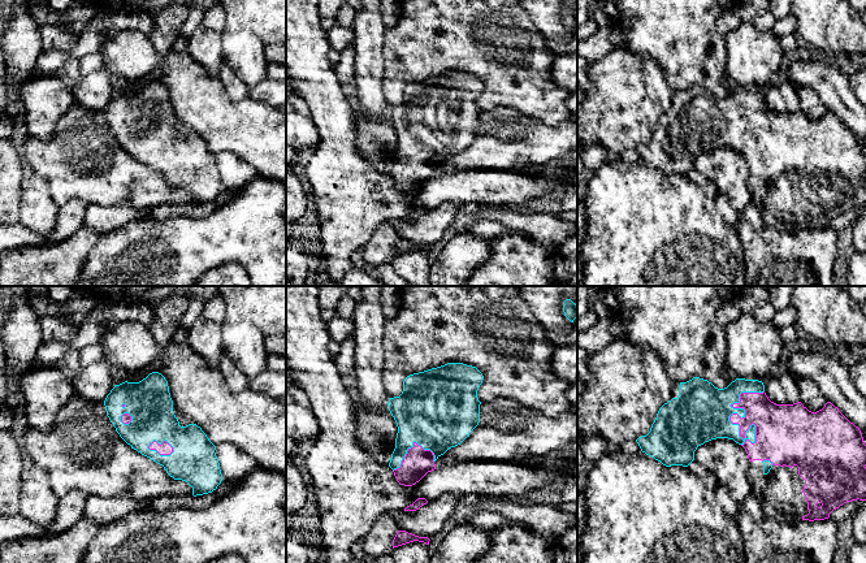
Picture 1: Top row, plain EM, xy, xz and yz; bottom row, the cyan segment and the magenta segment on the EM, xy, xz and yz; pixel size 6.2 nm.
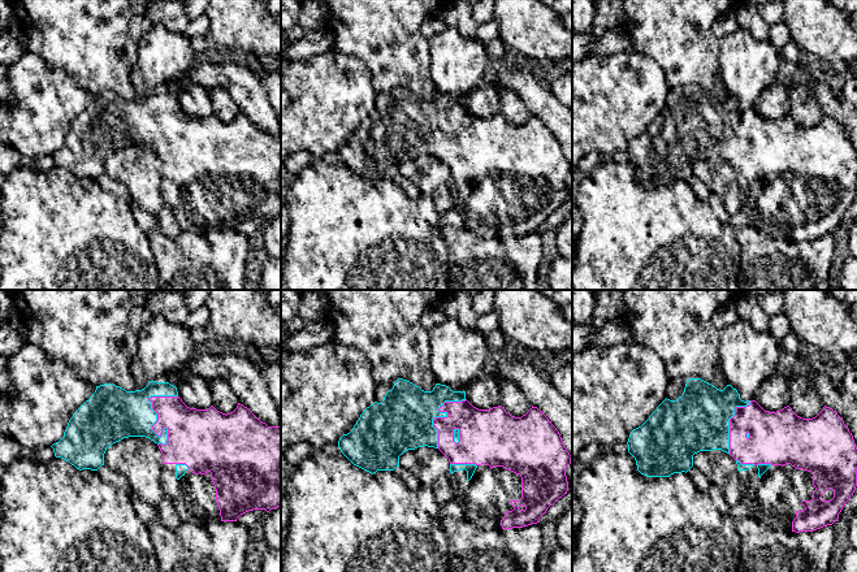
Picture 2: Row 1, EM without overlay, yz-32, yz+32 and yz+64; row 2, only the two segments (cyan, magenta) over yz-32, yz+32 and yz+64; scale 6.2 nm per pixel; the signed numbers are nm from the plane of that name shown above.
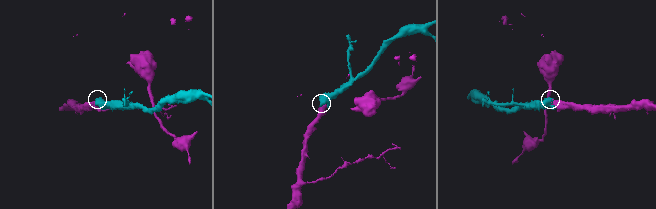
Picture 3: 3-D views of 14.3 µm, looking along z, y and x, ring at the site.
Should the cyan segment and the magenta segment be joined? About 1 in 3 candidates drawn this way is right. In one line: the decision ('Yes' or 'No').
Yes

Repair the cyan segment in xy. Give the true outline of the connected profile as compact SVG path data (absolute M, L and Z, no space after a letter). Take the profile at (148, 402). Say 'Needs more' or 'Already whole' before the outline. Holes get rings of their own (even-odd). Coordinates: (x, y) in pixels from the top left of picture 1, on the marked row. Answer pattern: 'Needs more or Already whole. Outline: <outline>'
Needs more. Outline: M159 372L150 373L139 382L122 382L114 385L104 400L107 416L116 428L120 437L142 455L163 465L166 473L174 480L186 481L192 488L192 495L212 493L222 481L220 463L216 456L216 446L196 424L181 426L173 411L168 381Z

